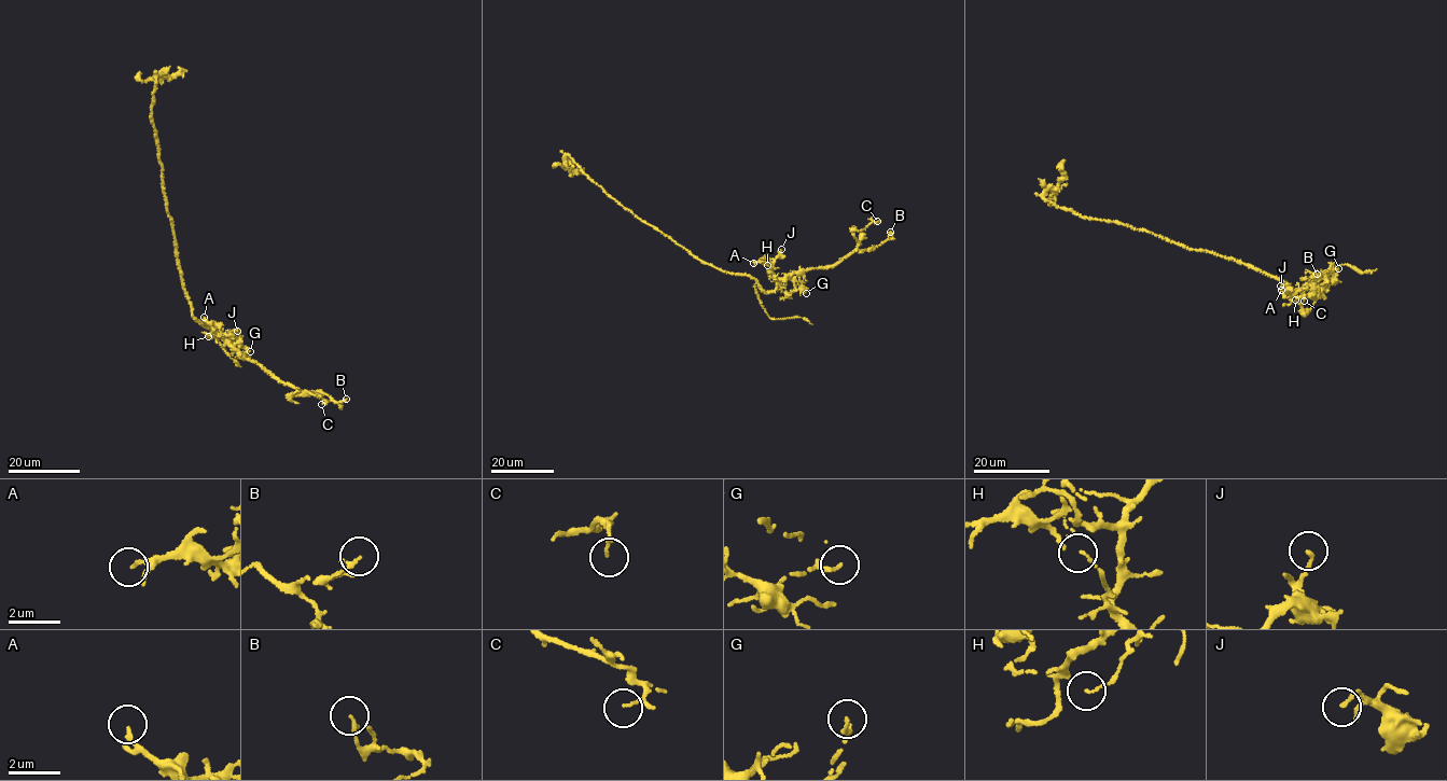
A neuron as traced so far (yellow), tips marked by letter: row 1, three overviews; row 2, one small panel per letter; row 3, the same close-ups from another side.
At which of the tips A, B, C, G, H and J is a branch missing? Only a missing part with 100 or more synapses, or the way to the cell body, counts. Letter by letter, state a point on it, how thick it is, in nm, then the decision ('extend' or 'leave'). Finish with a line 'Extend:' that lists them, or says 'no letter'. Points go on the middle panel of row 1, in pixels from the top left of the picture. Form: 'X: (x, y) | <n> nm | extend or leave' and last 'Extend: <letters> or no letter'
A: (753, 263) | 100 nm | leave
B: (890, 232) | 140 nm | leave
C: (877, 221) | 70 nm | leave
G: (806, 293) | 140 nm | leave
H: (767, 265) | 50 nm | leave
J: (781, 249) | 130 nm | leave
Extend: no letter

